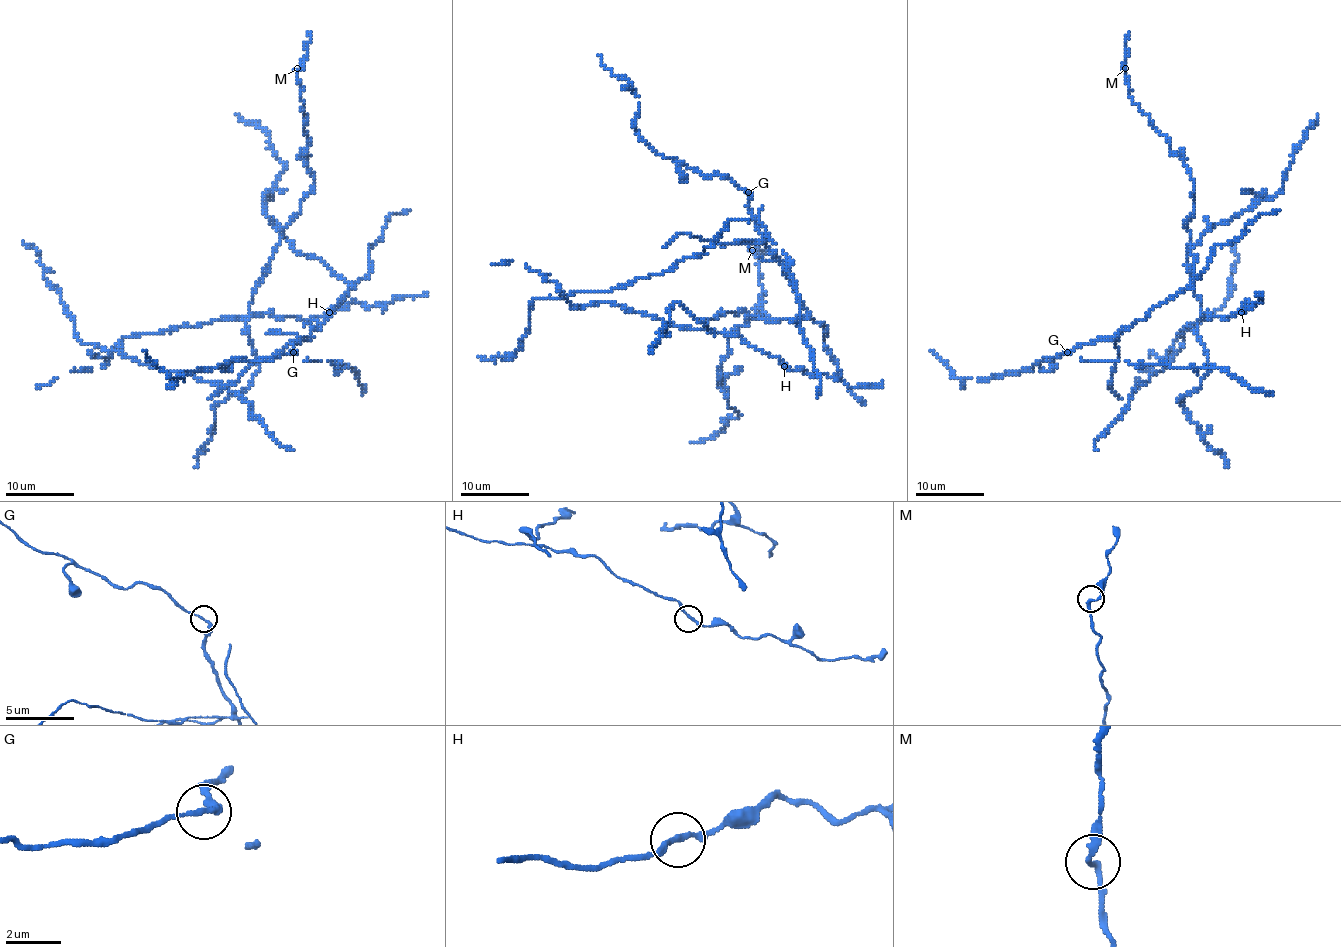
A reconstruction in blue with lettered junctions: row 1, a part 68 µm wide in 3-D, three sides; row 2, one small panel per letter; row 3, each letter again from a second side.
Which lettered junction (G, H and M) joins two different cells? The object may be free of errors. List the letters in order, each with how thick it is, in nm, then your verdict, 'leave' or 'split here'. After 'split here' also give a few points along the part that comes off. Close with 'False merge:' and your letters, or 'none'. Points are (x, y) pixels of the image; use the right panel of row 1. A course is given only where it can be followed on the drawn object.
G: 190 nm | split here
H: 190 nm | leave
M: 180 nm | leave
False merge: G

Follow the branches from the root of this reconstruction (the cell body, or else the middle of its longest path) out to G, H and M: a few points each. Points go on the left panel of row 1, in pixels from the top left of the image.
G: (282, 235), (296, 252), (318, 257), (353, 286), (335, 305), (332, 315), (294, 345), (296, 351), (293, 351)
H: (282, 235), (264, 279), (255, 288), (250, 312), (253, 315), (272, 314), (303, 319), (320, 317), (329, 312)
M: (282, 235), (282, 228), (300, 211), (301, 201), (313, 190), (315, 184), (306, 165), (308, 137), (298, 69)

